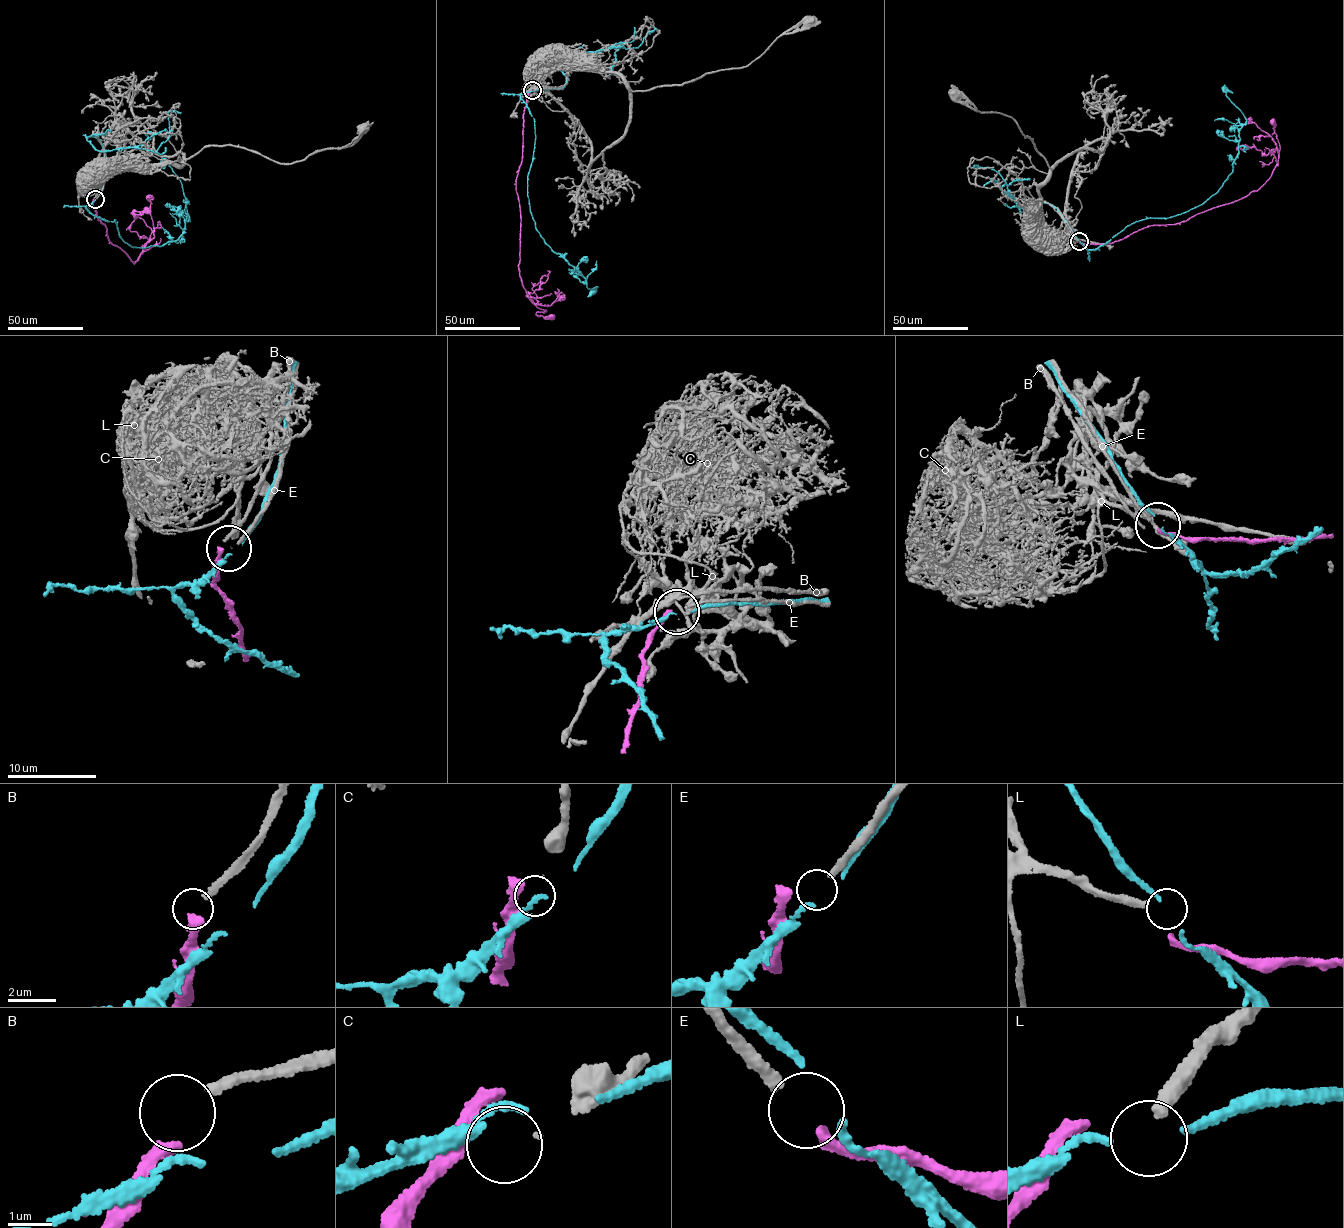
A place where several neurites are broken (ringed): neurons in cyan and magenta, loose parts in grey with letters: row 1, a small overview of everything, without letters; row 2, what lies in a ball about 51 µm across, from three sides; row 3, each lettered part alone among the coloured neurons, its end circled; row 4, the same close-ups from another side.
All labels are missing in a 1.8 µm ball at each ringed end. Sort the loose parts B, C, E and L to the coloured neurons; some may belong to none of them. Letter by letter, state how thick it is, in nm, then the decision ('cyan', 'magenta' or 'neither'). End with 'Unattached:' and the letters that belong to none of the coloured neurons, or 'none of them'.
B: 240 nm | neither
C: 40 nm | neither
E: 280 nm | neither
L: 320 nm | neither
Unattached: B, C, E, L

